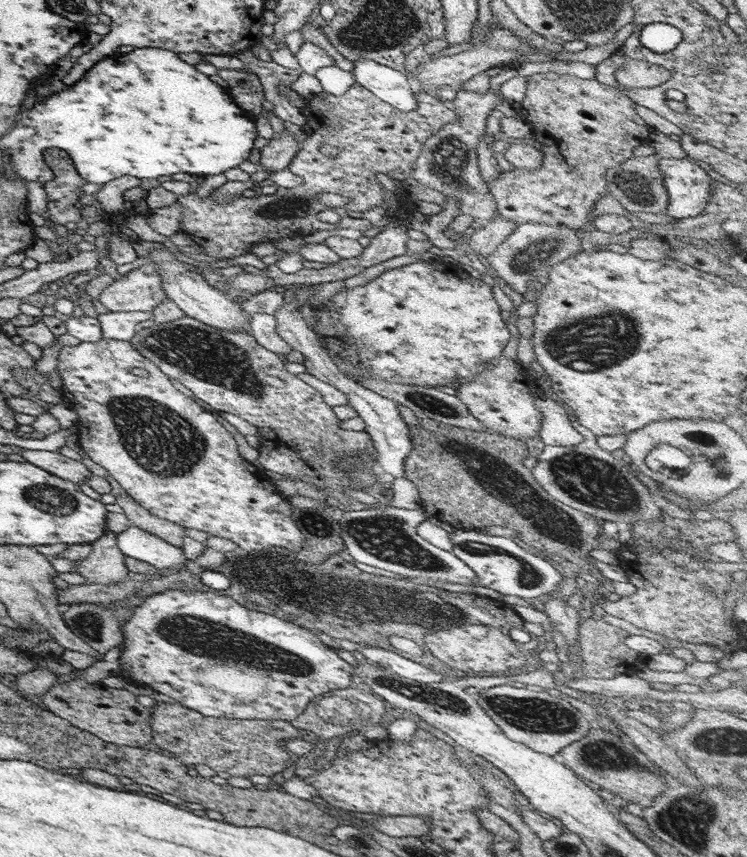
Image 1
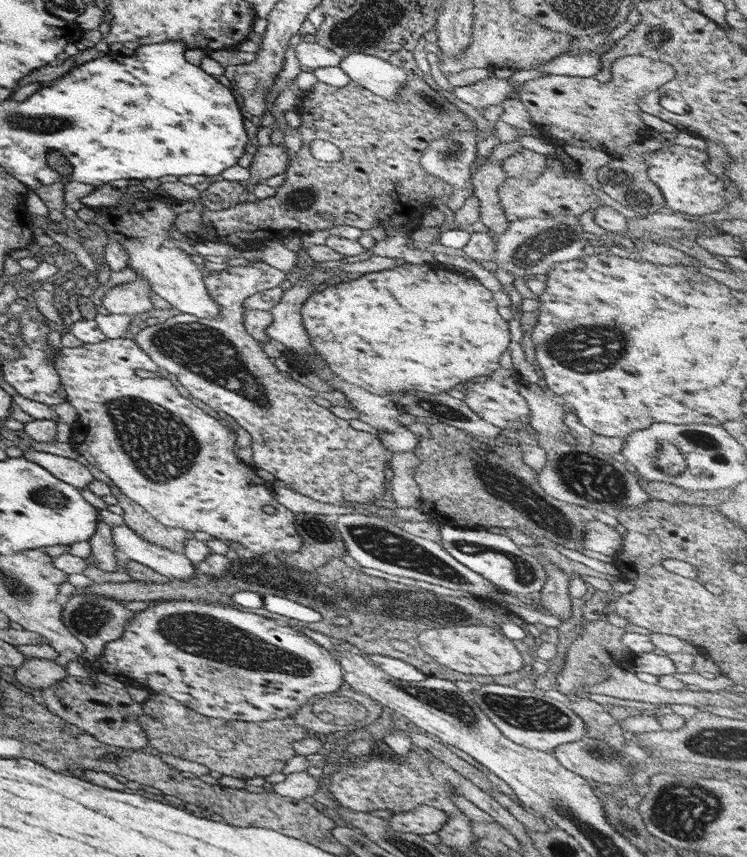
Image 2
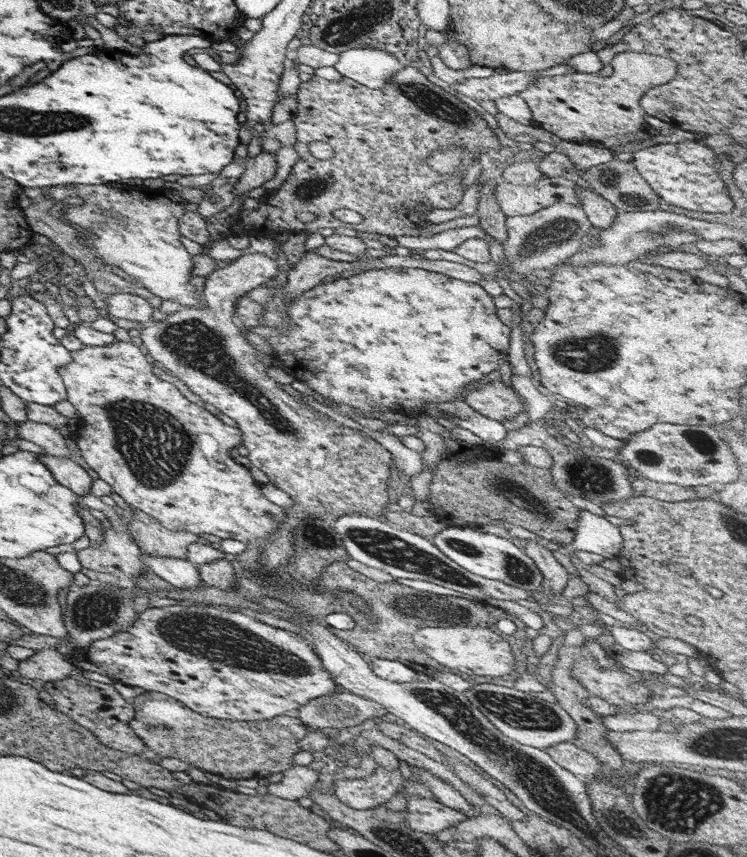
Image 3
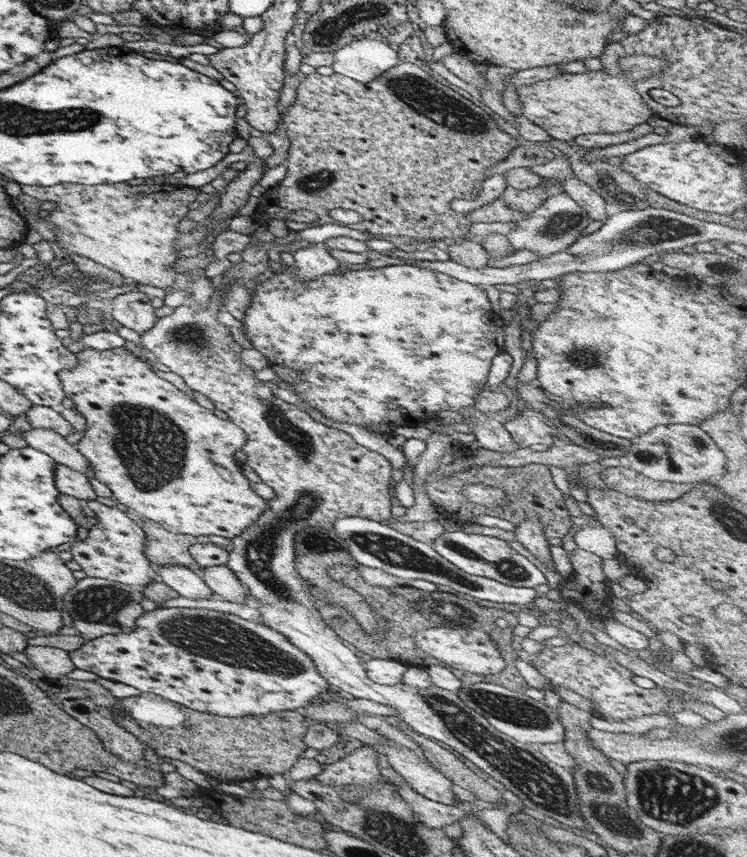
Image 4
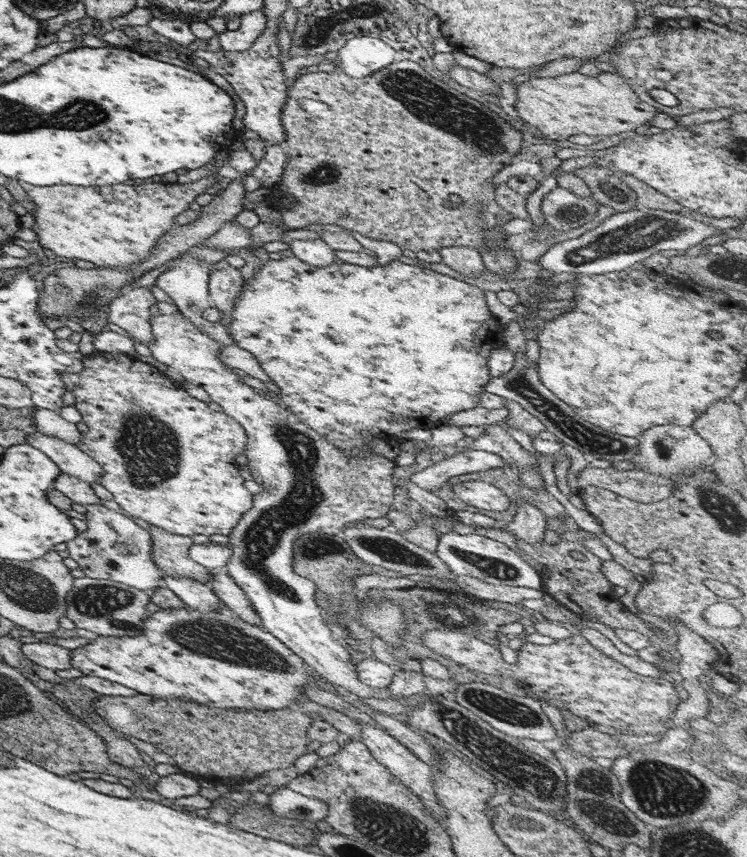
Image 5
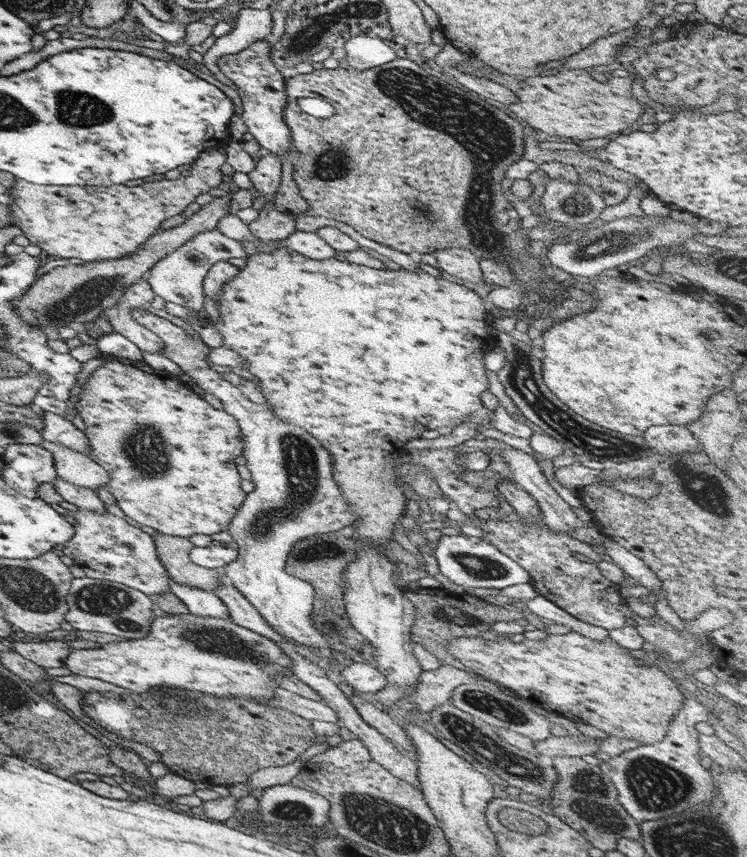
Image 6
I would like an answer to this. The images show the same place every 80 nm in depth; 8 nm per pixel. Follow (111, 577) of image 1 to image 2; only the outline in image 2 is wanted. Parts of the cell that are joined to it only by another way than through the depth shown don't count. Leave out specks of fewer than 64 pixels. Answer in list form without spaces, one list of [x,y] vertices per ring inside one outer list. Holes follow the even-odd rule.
[[[97,522],[95,534],[89,538],[91,563],[86,561],[86,566],[94,567],[107,574],[119,572],[115,548],[112,540],[111,528],[103,522]]]

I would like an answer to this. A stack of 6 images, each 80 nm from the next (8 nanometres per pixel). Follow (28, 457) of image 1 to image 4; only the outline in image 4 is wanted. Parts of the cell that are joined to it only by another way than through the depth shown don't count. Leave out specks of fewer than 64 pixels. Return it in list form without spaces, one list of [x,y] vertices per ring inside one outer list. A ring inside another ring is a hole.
[[[56,464],[54,468],[55,489],[79,501],[95,501],[96,499],[88,479],[82,472],[75,472],[67,466]]]

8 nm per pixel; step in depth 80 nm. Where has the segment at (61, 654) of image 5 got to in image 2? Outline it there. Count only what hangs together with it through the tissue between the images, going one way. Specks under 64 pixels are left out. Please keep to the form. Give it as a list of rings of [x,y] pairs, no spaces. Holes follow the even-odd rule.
[[[27,657],[13,670],[14,678],[29,688],[45,688],[66,677],[65,667],[53,659]]]

